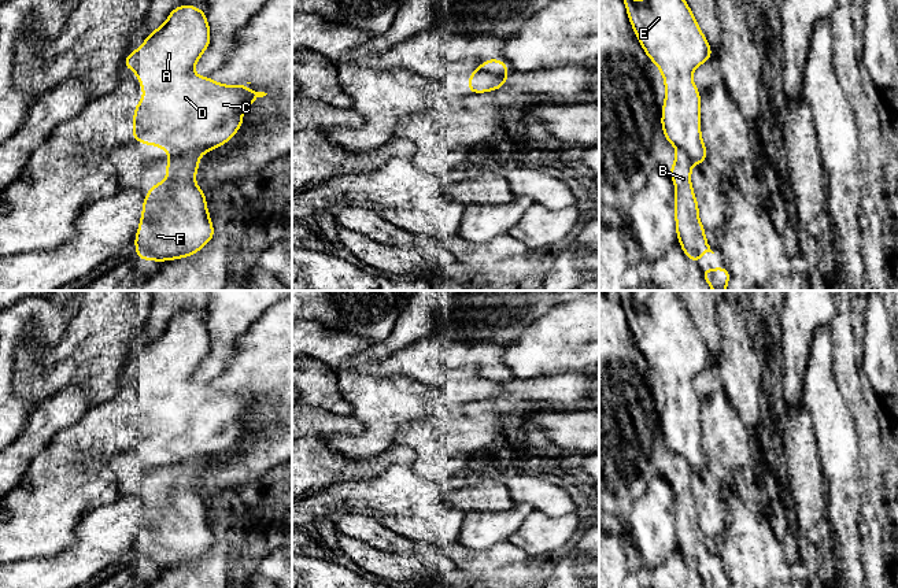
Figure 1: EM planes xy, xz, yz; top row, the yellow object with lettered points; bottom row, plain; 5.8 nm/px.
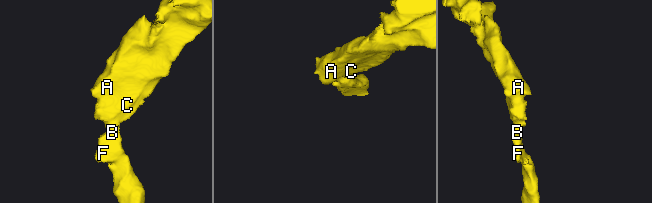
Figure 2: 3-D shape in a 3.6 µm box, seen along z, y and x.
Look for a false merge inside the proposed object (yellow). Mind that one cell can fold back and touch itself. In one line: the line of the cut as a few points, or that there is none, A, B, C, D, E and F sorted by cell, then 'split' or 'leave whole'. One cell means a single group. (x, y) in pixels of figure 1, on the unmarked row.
xy (200, 459), (188, 459), (169, 468) | A C D E / B F | split

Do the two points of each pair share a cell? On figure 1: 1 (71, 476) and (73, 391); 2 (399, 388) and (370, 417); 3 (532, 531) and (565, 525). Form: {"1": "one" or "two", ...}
{"1": "two", "2": "one", "3": "one"}

